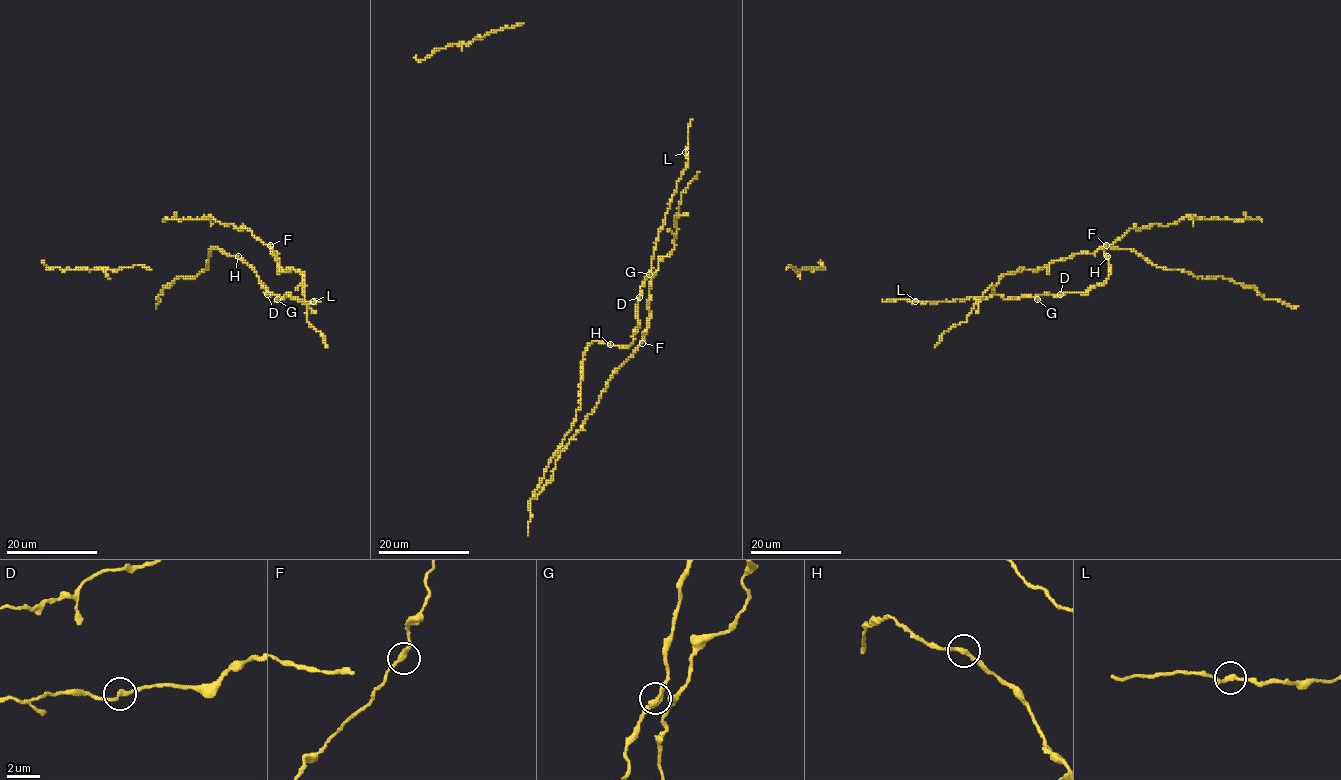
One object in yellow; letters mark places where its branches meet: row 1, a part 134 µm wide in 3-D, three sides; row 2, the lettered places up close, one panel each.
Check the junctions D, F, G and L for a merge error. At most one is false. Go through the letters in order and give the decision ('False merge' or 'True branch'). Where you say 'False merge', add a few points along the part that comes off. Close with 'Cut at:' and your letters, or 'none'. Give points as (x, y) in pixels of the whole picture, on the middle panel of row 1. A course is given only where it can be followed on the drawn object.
D: True branch
F: True branch
G: True branch
L: True branch
Cut at: none

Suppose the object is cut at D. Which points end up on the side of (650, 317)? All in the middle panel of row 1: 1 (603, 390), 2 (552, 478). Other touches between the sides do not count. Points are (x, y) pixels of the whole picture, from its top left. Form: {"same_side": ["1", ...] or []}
{"same_side": ["1", "2"]}

